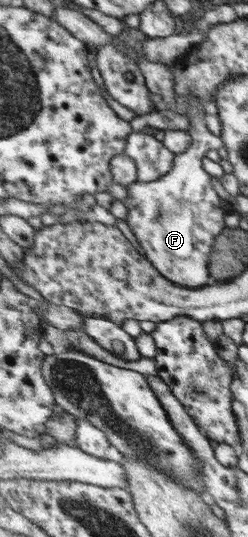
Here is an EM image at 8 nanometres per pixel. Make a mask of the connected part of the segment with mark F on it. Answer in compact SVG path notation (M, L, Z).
M192 92L184 99L188 98L191 100L191 108L188 109L187 116L191 122L189 132L193 134L193 145L182 155L176 155L175 168L166 177L161 177L160 180L155 182L138 181L129 185L129 197L123 201L129 208L129 220L127 222L146 251L146 256L154 262L154 265L162 271L163 275L166 275L173 282L184 287L198 289L214 281L210 267L211 258L215 252L215 244L218 242L217 236L227 226L225 224L227 210L223 206L223 200L221 200L217 188L213 188L211 178L214 177L204 166L204 161L205 156L211 150L218 150L227 146L227 144L221 135L217 136L207 128L207 120L205 120L205 114L203 114L203 108L201 108L201 98Z

